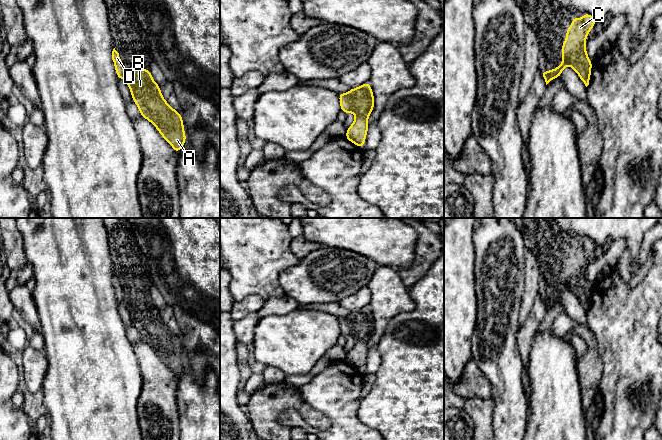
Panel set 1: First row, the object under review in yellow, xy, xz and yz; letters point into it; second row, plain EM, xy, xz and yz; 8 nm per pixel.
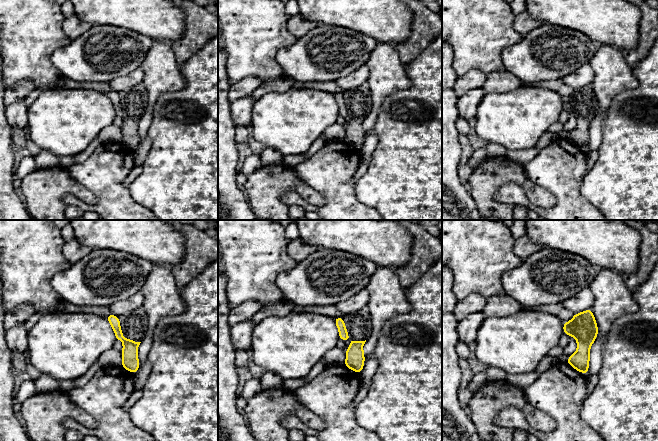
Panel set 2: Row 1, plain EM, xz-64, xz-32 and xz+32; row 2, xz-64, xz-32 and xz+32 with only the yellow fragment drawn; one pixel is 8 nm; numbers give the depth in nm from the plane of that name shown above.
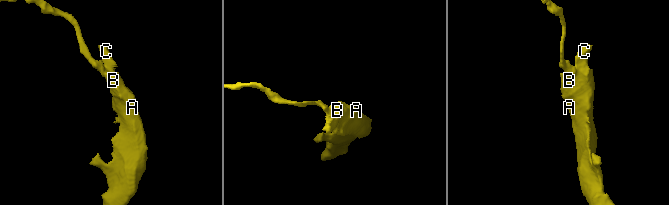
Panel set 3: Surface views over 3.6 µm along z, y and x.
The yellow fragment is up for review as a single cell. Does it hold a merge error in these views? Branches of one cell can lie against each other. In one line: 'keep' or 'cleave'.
cleave

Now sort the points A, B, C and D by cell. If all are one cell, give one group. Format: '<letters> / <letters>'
A B C / D

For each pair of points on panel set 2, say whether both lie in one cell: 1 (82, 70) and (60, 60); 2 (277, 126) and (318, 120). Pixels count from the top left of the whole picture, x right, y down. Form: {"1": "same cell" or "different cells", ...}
{"1": "same cell", "2": "same cell"}

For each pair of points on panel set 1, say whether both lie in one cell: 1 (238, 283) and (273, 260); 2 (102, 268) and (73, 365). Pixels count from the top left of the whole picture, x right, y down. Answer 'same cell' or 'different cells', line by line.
1: same cell
2: same cell

